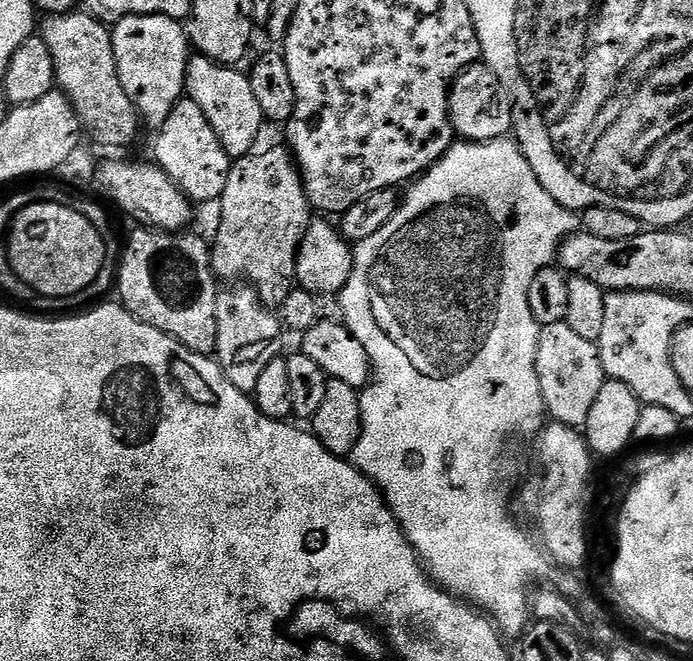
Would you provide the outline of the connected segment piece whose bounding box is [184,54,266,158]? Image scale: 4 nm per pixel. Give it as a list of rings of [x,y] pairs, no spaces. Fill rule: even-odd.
[[[199,54],[188,61],[184,87],[187,99],[202,106],[202,114],[206,114],[206,122],[214,126],[214,134],[218,134],[218,142],[233,158],[246,156],[257,147],[256,139],[260,131],[266,127],[262,114],[262,106],[258,106],[258,98],[254,98],[254,86],[247,75],[240,73],[236,66],[219,64]]]

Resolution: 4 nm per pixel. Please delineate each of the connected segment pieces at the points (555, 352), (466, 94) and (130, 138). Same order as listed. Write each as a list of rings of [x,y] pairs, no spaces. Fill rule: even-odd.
[[[554,322],[541,327],[536,355],[538,386],[542,390],[545,413],[555,423],[568,428],[583,429],[592,405],[606,379],[600,346],[590,338],[581,338],[575,330],[570,330],[567,322]]]
[[[483,62],[471,64],[452,81],[448,92],[448,113],[453,133],[468,142],[503,140],[512,132],[512,99],[494,70]]]
[[[84,10],[58,12],[43,17],[42,35],[54,58],[59,91],[74,106],[81,129],[108,148],[124,148],[134,143],[142,121],[134,102],[122,90],[109,25]]]

